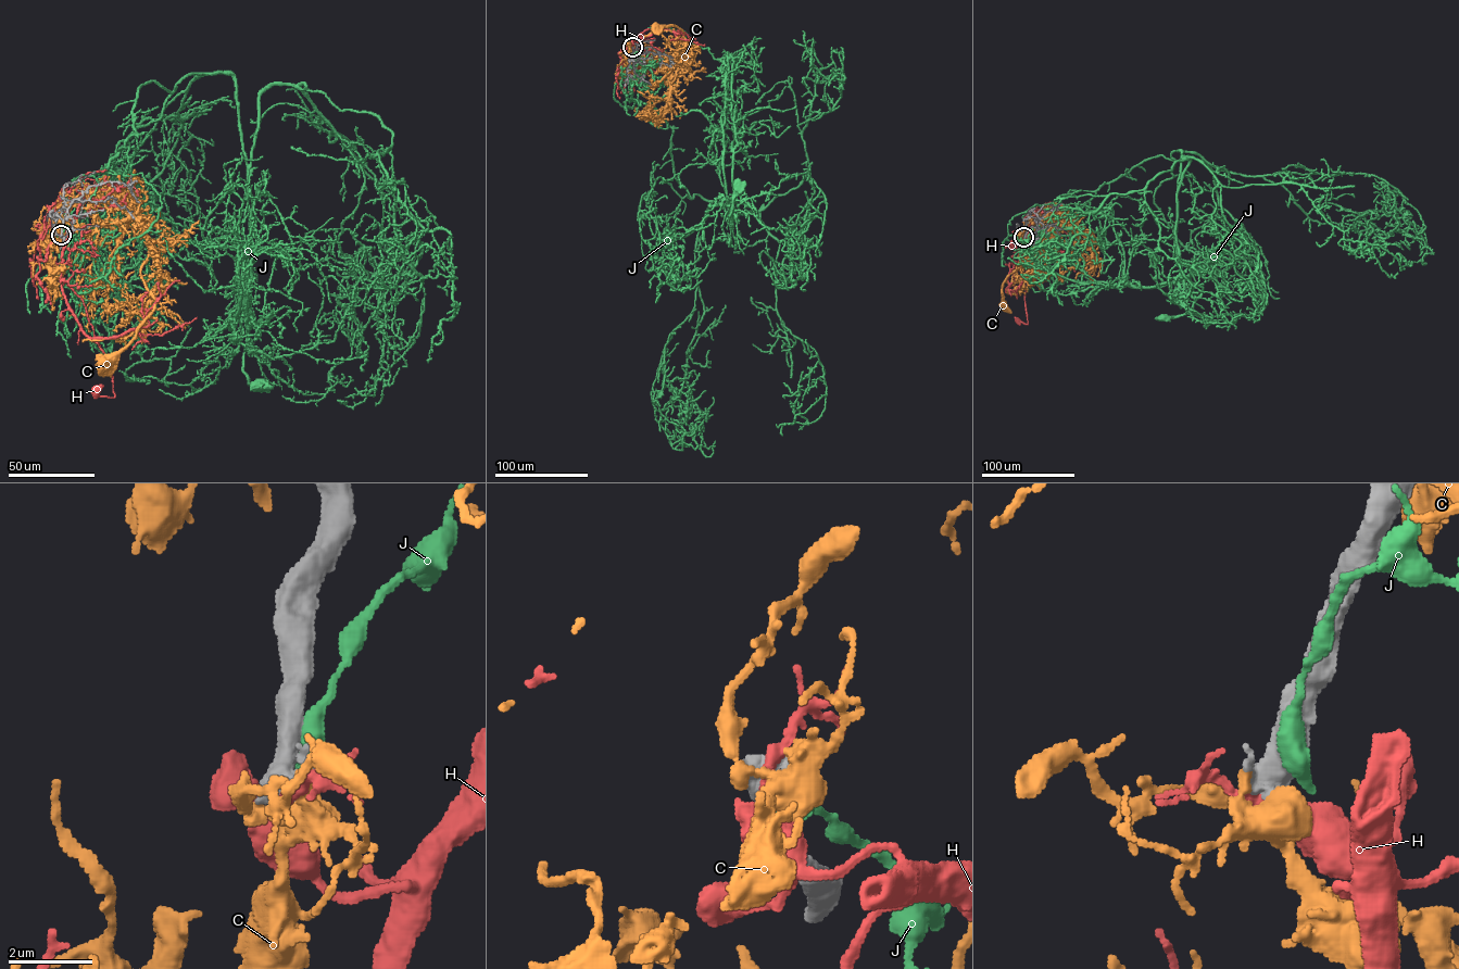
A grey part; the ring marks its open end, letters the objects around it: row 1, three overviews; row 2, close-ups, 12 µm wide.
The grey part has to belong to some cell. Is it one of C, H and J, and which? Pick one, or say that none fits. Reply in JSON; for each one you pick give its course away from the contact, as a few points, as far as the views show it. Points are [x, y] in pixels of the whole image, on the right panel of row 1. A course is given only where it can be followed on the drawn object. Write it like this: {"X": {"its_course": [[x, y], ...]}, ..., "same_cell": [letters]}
{"same_cell": []}

